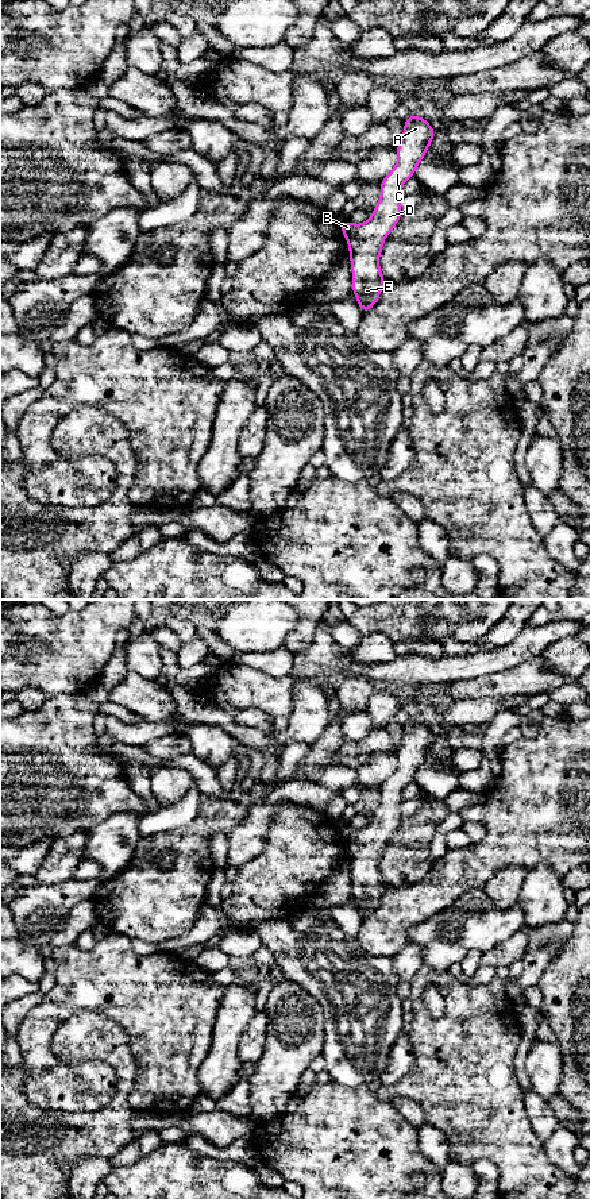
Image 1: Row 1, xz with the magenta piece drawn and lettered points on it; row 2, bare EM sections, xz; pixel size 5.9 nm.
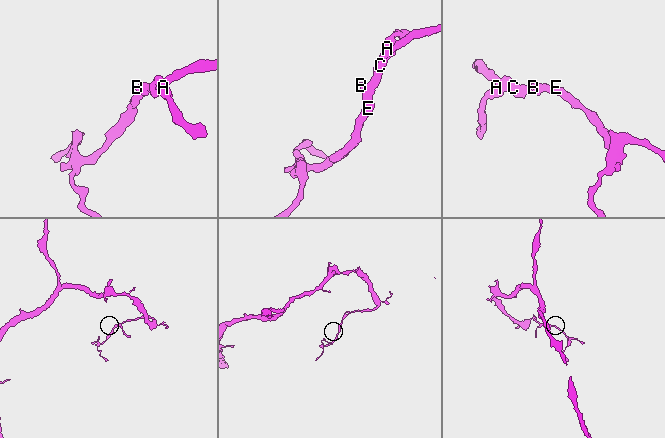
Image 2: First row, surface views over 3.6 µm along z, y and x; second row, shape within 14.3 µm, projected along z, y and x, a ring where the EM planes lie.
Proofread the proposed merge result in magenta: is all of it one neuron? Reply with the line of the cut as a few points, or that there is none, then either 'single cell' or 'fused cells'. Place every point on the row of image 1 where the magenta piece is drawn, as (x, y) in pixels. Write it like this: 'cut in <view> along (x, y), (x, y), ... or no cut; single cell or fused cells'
no cut; single cell

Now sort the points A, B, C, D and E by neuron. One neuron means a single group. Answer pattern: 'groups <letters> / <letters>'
groups A B C D E

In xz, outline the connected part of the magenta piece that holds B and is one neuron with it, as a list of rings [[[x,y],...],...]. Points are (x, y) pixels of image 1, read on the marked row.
[[[410,113],[408,119],[402,123],[402,138],[396,147],[397,163],[390,170],[390,173],[379,182],[381,197],[378,204],[374,207],[374,211],[370,215],[369,220],[359,225],[354,224],[350,220],[340,223],[340,231],[348,243],[352,271],[351,290],[356,294],[355,302],[359,305],[363,313],[378,302],[379,294],[386,284],[379,267],[379,255],[383,250],[383,240],[389,236],[389,234],[397,225],[402,216],[402,185],[408,178],[414,177],[417,165],[421,159],[425,158],[425,153],[429,149],[435,136],[436,128],[431,127],[428,124],[428,120],[421,116],[414,116]]]

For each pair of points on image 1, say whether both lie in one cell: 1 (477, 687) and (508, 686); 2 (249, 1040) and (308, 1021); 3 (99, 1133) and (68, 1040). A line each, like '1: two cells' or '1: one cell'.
1: one cell
2: two cells
3: one cell

